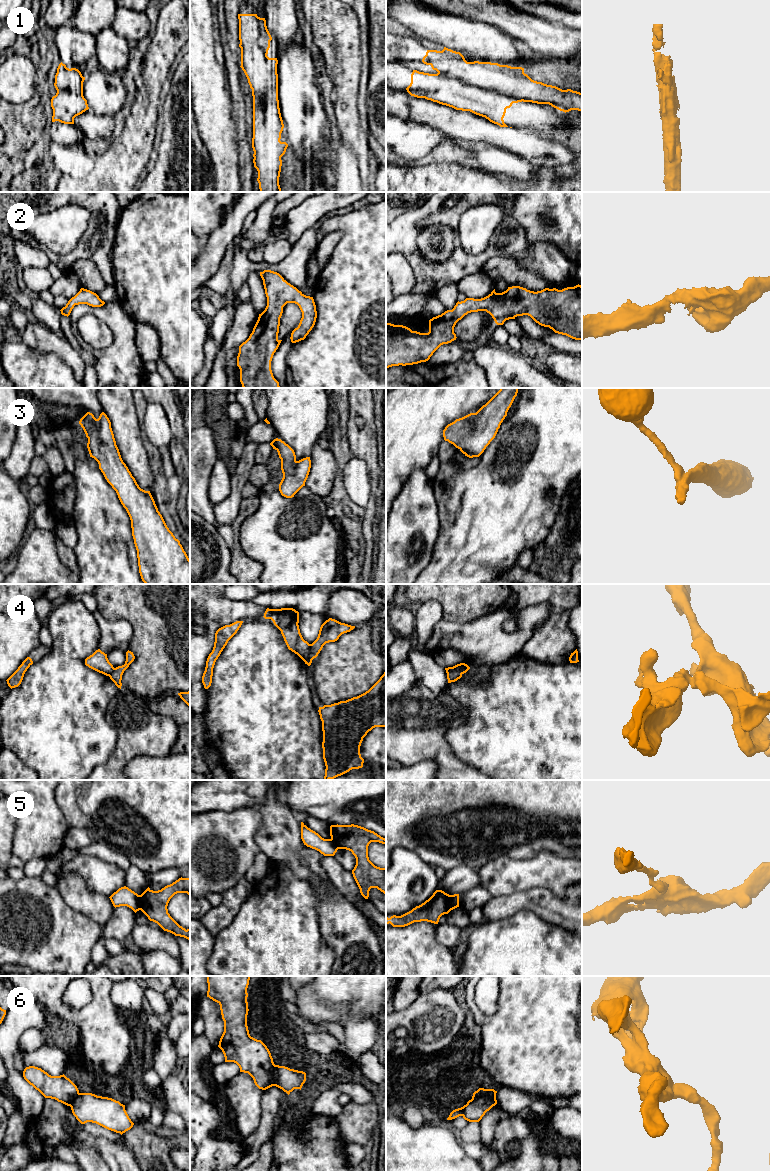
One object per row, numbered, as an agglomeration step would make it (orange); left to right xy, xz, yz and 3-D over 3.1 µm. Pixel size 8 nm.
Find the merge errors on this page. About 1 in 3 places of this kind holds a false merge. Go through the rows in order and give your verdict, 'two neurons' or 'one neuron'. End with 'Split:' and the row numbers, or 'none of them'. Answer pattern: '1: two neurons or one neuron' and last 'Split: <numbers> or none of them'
1: two neurons
2: one neuron
3: one neuron
4: two neurons
5: two neurons
6: two neurons
Split: 1, 4, 5, 6

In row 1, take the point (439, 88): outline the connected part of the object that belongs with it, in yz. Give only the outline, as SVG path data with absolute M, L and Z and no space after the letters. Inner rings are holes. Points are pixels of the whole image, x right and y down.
M413 70L411 83L406 90L411 96L417 98L425 98L456 110L470 111L476 115L485 117L500 127L508 127L503 120L506 109L510 108L513 103L522 102L521 100L504 96L493 90L485 90L477 86L464 84L460 80L450 78L445 74L429 74L417 70Z

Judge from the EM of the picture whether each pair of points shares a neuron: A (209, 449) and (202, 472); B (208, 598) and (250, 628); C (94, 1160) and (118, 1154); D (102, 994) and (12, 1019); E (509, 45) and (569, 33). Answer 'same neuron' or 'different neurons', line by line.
A: same neuron
B: different neurons
C: different neurons
D: different neurons
E: different neurons

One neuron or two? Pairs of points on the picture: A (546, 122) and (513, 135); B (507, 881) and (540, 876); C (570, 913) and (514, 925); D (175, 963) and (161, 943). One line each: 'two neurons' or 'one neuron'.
A: two neurons
B: one neuron
C: two neurons
D: two neurons

